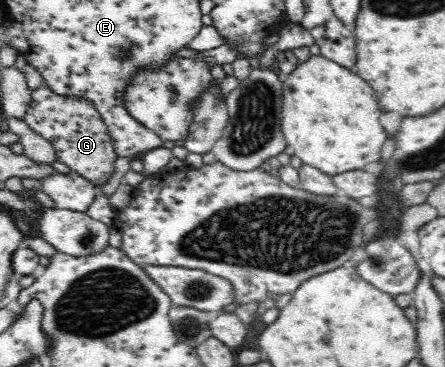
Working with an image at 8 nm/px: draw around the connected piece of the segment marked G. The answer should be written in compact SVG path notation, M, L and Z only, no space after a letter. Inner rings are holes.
M43 83L40 88L32 91L31 103L23 120L35 133L51 142L56 160L65 163L73 173L88 179L95 187L101 187L108 182L118 155L107 126L90 101L80 97L57 95Z

